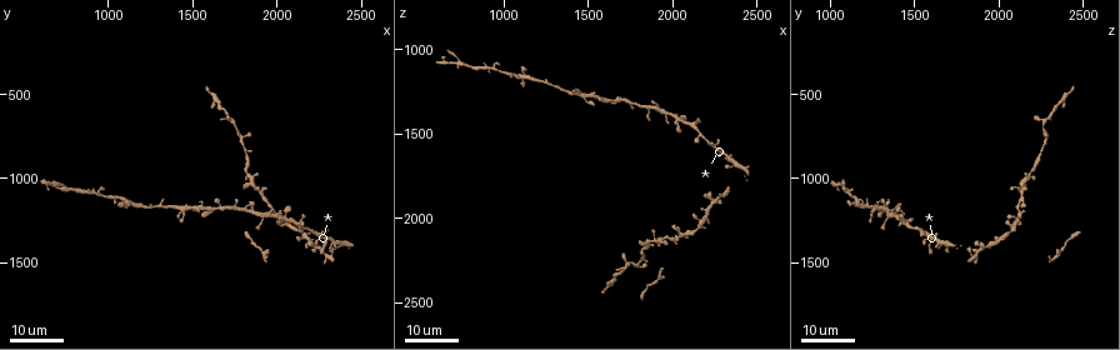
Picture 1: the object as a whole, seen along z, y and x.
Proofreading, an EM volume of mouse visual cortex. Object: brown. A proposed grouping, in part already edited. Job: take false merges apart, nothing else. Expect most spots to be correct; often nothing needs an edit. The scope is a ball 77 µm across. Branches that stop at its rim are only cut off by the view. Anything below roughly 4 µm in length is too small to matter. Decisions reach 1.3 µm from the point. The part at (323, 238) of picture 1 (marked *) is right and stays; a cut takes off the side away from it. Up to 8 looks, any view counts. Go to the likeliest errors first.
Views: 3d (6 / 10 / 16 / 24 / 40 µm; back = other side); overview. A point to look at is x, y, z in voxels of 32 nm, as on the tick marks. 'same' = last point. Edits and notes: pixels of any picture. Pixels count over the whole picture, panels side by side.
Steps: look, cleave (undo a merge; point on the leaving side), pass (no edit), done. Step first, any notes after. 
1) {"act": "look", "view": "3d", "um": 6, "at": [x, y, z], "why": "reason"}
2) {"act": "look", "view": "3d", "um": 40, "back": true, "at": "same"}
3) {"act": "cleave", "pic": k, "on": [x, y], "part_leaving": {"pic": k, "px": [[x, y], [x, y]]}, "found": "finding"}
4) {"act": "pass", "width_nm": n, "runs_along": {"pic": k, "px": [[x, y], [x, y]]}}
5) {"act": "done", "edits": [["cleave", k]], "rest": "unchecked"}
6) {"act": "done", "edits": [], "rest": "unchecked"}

{"act": "look", "view": "3d", "um": 16, "at": [1820, 960, 2200], "why": "three arms meet"}

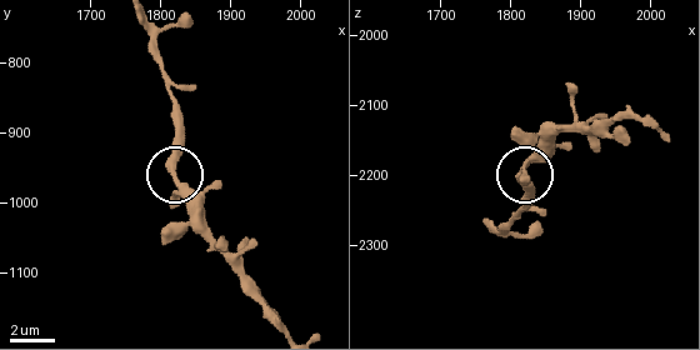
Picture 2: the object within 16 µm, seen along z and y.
{"act": "look", "view": "3d", "um": 10, "at": "same"}

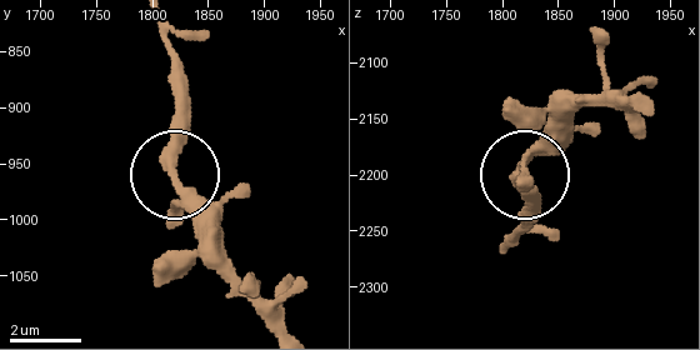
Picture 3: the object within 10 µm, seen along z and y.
{"act": "pass", "width_nm": 260, "runs_along": {"pic": 3, "px": [[285, 329], [178, 176], [175, 99]]}, "found": "one neuron here"}

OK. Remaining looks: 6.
{"act": "look", "view": "3d", "um": 24, "at": [1940, 1120, 2120], "why": "thick turns thin"}

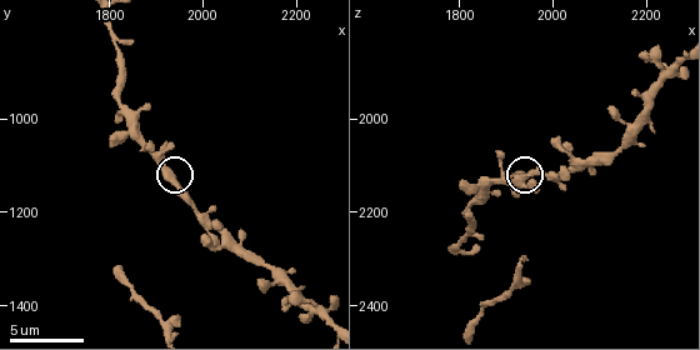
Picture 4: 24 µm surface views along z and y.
{"act": "look", "view": "3d", "um": 10, "at": [1935, 1125, 2135]}

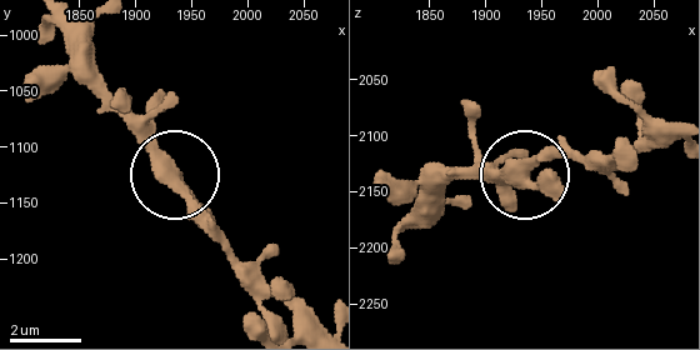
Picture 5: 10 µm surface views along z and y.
{"act": "pass", "runs_along": {"pic": 5, "px": [[305, 324], [243, 270], [198, 198], [103, 103]]}, "found": "continuous, no second neuron"}

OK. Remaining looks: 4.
{"act": "look", "view": "3d", "um": 24, "at": [940, 1080, 1100], "why": "three arms meet"}

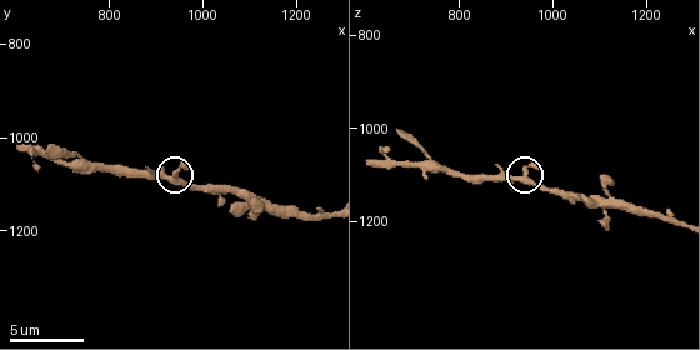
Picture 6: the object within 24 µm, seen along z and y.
{"act": "look", "view": "3d", "um": 10, "at": [945, 1095, 1120]}

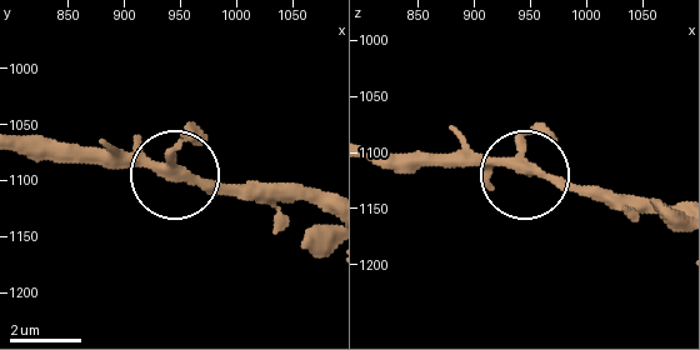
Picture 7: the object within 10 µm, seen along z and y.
{"act": "pass", "width_nm": 260, "found": "all the same neuron"}

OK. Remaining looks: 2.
{"act": "look", "view": "3d", "um": 10, "at": [1790, 790, 2275]}

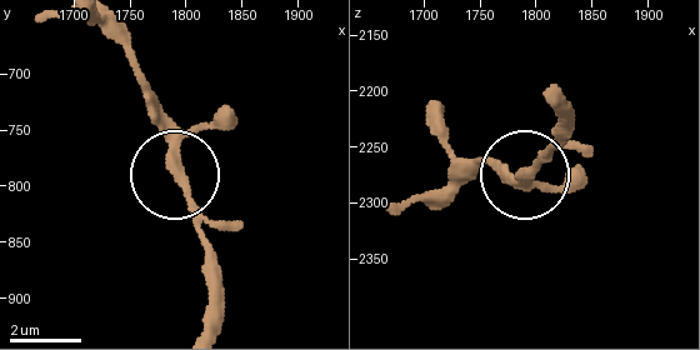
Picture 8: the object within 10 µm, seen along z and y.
{"act": "pass", "width_nm": 280, "runs_along": {"pic": 8, "px": [[208, 323], [208, 250], [196, 206], [175, 179], [154, 93]]}, "found": "all the same neuron"}

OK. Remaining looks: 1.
{"act": "done", "edits": [], "rest": "unchecked"}

